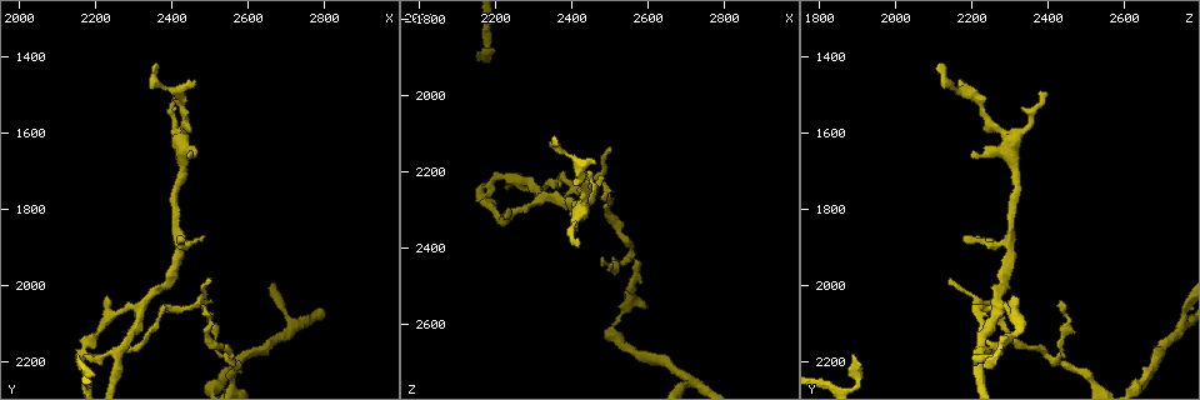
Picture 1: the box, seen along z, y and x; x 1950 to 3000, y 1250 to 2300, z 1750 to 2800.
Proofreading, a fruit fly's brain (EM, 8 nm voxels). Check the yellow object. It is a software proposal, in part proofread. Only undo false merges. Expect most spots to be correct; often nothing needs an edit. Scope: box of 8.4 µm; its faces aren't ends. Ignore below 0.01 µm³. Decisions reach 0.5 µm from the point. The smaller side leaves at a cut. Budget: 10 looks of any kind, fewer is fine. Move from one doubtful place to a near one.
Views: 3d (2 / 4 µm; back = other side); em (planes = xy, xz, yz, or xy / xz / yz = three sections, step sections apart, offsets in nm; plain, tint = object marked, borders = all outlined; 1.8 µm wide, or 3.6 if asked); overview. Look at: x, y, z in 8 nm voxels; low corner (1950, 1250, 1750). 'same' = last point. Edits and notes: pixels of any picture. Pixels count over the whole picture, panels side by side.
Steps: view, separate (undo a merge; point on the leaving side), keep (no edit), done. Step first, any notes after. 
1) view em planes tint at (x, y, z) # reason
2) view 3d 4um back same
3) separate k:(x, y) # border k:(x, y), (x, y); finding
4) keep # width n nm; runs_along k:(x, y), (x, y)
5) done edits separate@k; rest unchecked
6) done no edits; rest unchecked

view 3d 4um at (2180, 2240, 1895) # abrupt turn

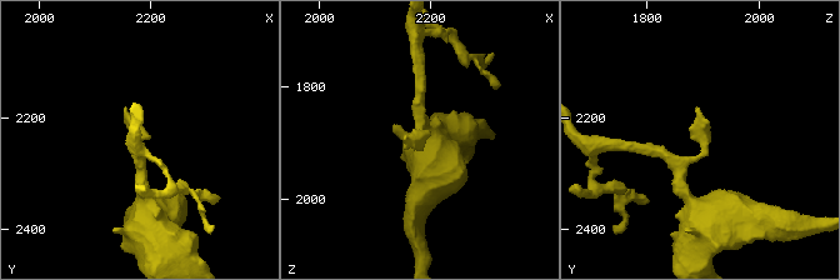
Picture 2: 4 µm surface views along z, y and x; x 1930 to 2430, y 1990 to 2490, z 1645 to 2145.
view em planes tint at (2180, 2245, 1900)

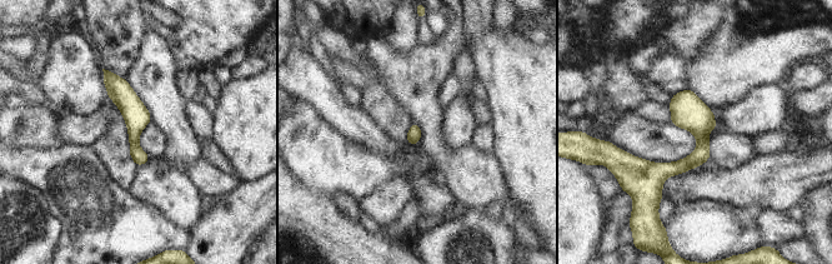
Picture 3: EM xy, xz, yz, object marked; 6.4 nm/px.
keep # width 90 nm; runs_along 3:(106, 74), (134, 111), (140, 162); one neuron here

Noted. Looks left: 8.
view em xy step 8 tint at (2310, 2115, 2245) # a fork

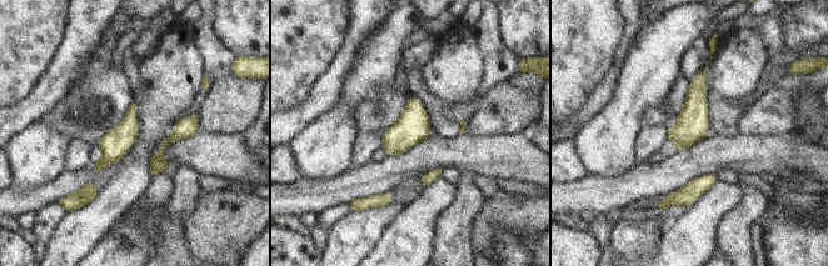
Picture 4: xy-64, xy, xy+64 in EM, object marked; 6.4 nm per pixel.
keep # width 180 nm; one neuron here

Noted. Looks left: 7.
view 3d 4um at (2555, 2190, 2410) # branch point

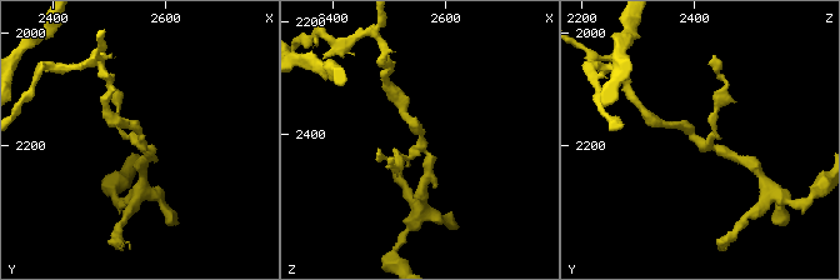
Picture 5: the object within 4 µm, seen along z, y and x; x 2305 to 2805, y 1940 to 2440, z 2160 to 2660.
view em planes tint at (2555, 2195, 2415) # arms 3; now the EM

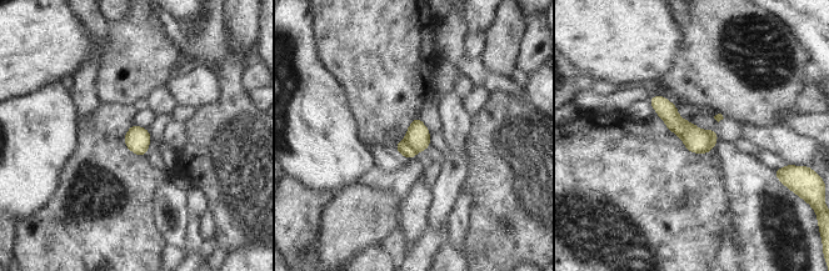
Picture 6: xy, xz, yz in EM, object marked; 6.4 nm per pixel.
separate 6:(713, 134) # border 6:(707, 131), (713, 146); two neurons meet here

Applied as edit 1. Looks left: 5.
view em xy step 16 tint at (2430, 1625, 2310) # a fork

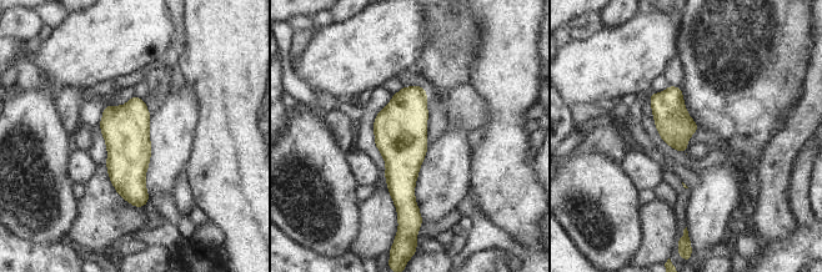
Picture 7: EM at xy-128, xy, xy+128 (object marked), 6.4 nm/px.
keep # all the same neuron

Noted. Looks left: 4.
done edits separate@6; rest unchecked

